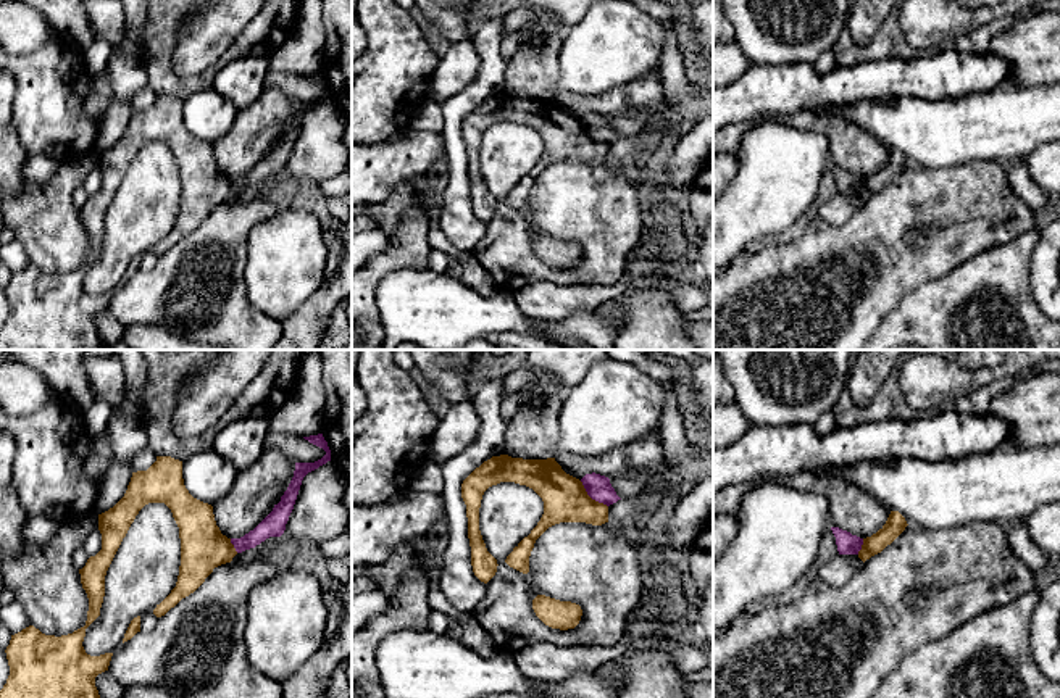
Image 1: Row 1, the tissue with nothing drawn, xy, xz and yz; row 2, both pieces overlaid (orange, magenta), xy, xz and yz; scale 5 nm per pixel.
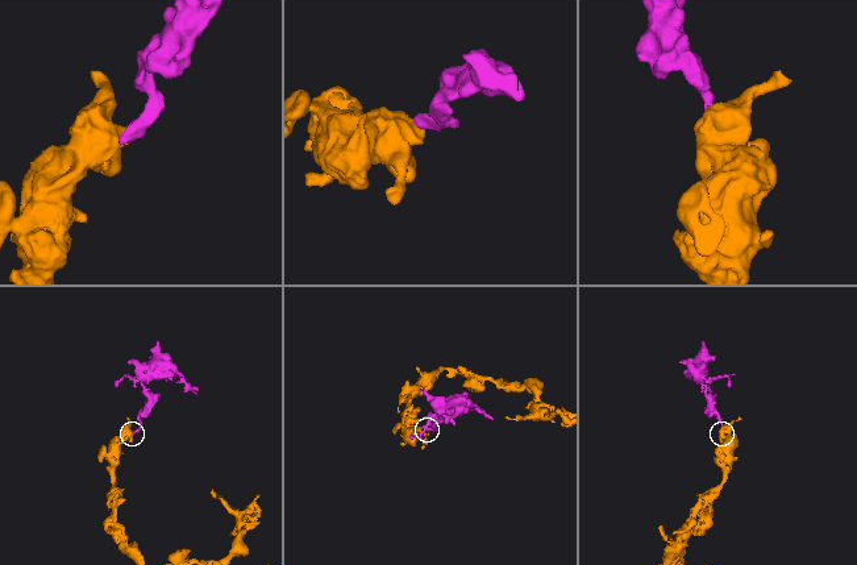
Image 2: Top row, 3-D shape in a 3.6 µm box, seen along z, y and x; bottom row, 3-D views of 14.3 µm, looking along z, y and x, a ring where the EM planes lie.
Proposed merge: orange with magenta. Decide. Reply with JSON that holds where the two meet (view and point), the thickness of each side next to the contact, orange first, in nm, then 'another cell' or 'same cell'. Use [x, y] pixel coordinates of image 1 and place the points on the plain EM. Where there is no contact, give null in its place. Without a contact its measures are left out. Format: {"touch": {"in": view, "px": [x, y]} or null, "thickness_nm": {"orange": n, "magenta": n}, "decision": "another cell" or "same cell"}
{"touch": {"in": "xz", "px": [589, 136]}, "thickness_nm": {"orange": 220, "magenta": 120}, "decision": "another cell"}

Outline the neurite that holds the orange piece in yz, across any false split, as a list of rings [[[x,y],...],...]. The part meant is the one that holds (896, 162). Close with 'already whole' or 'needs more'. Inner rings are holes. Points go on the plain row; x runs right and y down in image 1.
[[[891,150],[886,163],[871,176],[863,177],[858,197],[865,202],[891,184],[907,166],[905,156],[899,150]]]; already whole

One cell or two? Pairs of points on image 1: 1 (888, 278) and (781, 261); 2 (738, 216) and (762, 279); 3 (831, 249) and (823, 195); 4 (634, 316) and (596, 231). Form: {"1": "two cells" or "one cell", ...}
{"1": "one cell", "2": "two cells", "3": "two cells", "4": "two cells"}

